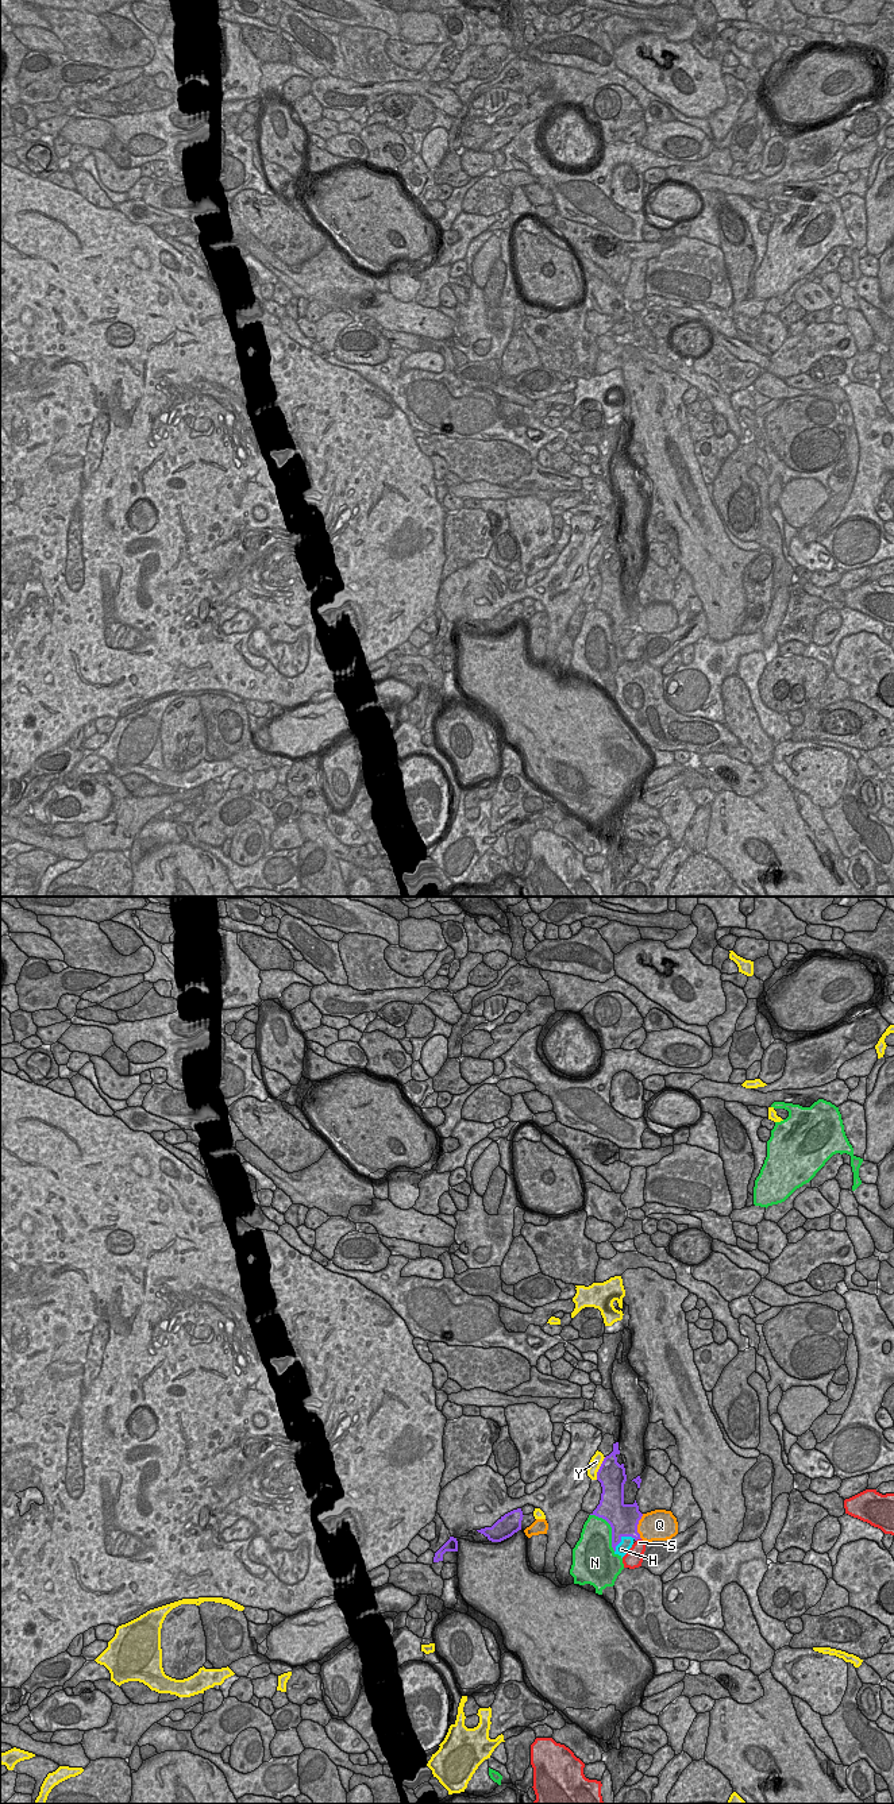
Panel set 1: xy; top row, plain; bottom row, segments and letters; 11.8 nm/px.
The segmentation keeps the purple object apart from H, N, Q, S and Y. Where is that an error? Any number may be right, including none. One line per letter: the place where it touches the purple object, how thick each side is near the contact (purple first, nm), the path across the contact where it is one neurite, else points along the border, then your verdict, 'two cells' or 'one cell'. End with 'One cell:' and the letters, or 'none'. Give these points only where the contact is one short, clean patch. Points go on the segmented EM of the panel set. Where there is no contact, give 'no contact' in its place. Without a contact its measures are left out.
H: contact xy (620, 1538); calibres 360 and 160 nm; two cells
N: contact xy (612, 1529); calibres 360 and 380 nm; two cells
Q: contact xy (636, 1526); calibres 360 and 360 nm; two cells
S: contact xy (638, 1538); calibres 320 and 220 nm; border xy (640, 1538), (636, 1541); two cells
Y: contact xy (600, 1468); calibres 320 and 140 nm; two cells
One cell: none

